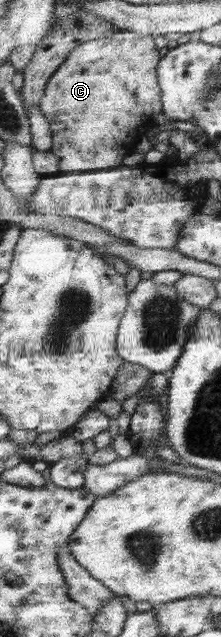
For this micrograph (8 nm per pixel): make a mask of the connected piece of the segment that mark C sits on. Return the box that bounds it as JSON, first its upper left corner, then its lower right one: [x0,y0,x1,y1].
[40,31,165,174]

